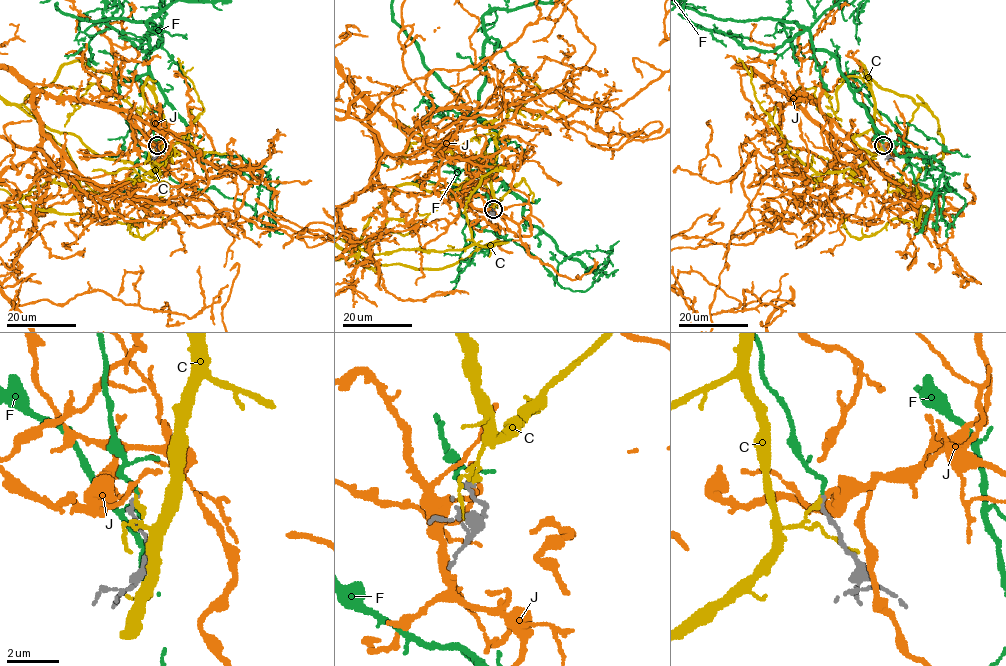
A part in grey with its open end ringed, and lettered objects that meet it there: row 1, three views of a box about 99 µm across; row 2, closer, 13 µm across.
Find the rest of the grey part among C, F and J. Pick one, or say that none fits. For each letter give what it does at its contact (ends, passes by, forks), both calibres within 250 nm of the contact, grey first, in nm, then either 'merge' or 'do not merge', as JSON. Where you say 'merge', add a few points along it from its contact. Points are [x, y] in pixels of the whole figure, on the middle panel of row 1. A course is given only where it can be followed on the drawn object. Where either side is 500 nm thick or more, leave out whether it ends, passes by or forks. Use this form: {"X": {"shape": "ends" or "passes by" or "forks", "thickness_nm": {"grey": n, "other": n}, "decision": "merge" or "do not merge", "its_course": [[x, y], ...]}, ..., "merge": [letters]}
{"C": {"shape": "ends", "thickness_nm": {"grey": 180, "other": 180}, "decision": "do not merge"}, "F": {"shape": "ends", "thickness_nm": {"grey": 160, "other": 140}, "decision": "merge"}, "J": {"shape": "ends", "thickness_nm": {"grey": 170, "other": 170}, "decision": "do not merge"}, "merge": ["F"]}

